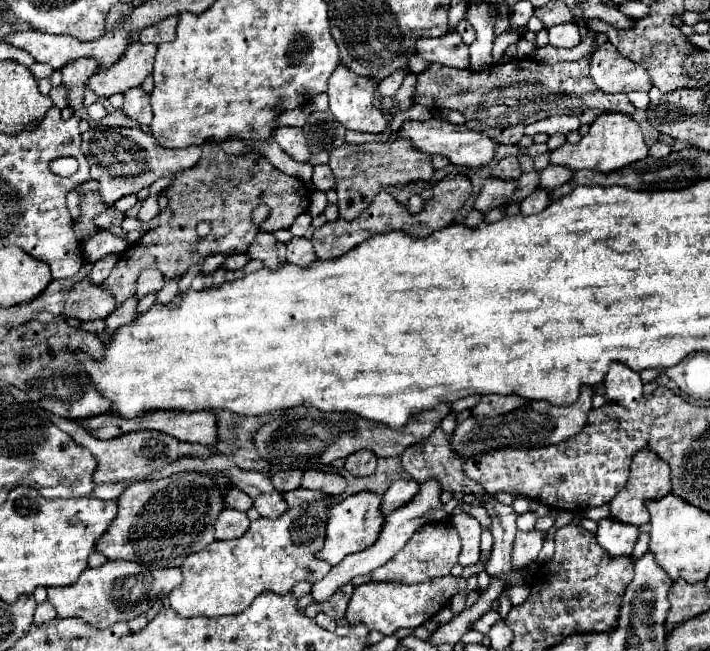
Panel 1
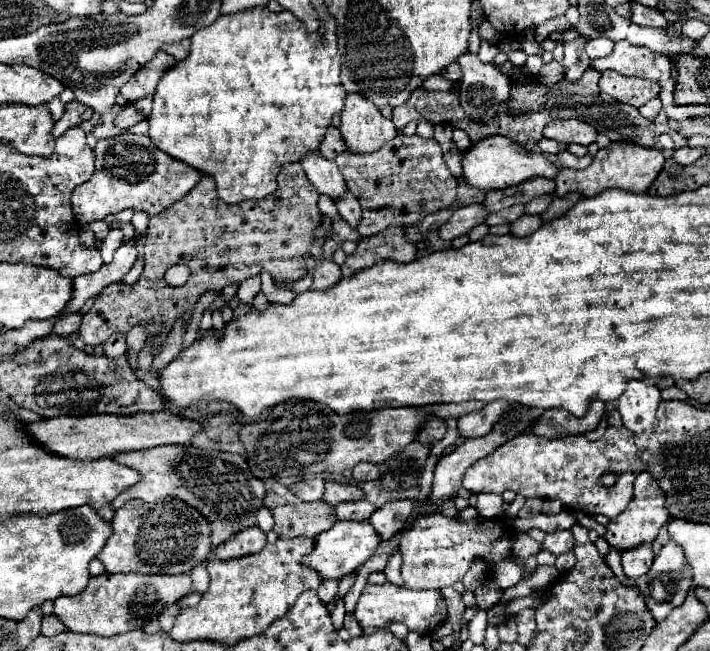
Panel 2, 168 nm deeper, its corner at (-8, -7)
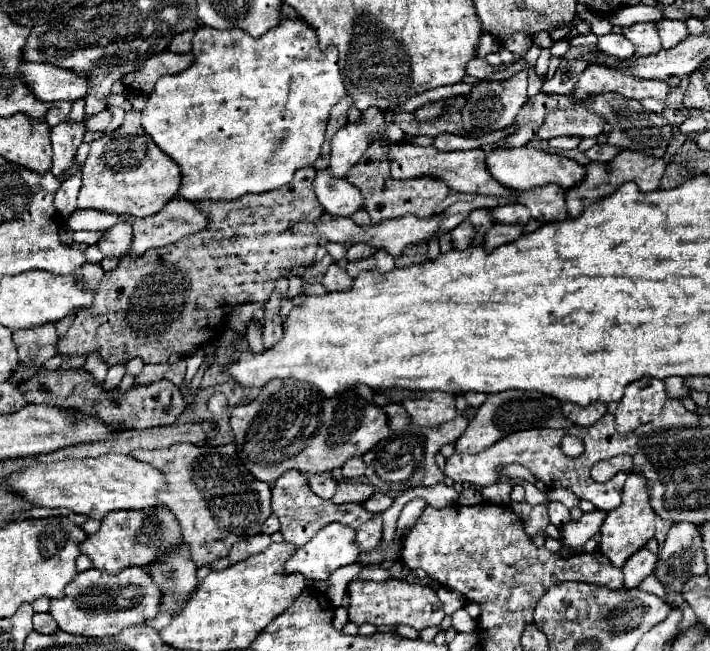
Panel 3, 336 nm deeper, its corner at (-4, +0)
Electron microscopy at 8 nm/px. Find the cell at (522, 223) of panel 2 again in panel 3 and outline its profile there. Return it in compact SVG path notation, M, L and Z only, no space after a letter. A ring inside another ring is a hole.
M494 224L486 236L484 236L484 250L486 252L492 252L496 250L498 246L504 246L508 242L514 242L522 236L522 226L518 224Z

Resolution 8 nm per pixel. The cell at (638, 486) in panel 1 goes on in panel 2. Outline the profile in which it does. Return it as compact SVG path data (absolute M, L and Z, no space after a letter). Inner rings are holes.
M642 471L638 473L636 481L634 481L634 497L628 505L626 511L622 511L618 517L614 517L610 523L608 523L608 531L606 531L606 541L616 547L618 551L624 551L624 549L632 549L644 541L654 541L660 527L664 523L668 523L670 519L670 513L666 509L666 493L660 489L658 481L648 473L648 471Z

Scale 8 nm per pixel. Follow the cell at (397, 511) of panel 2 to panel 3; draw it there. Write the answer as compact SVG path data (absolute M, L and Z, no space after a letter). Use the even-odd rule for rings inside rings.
M376 514L376 518L372 518L370 522L362 524L356 530L356 546L360 548L360 552L372 552L378 544L378 540L382 538L382 516Z

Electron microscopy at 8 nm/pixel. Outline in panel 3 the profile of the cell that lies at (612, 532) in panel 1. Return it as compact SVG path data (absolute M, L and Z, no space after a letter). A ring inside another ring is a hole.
M648 548L638 550L638 554L634 554L634 558L630 558L630 562L626 562L626 566L622 568L624 586L638 588L640 582L652 574L654 566L656 566L656 554L652 554Z

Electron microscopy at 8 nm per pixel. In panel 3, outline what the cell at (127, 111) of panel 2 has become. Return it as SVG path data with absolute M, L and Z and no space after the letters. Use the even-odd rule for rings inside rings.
M104 110L102 114L96 114L94 118L88 118L84 124L86 124L86 132L104 132L106 126L110 124L110 112Z

